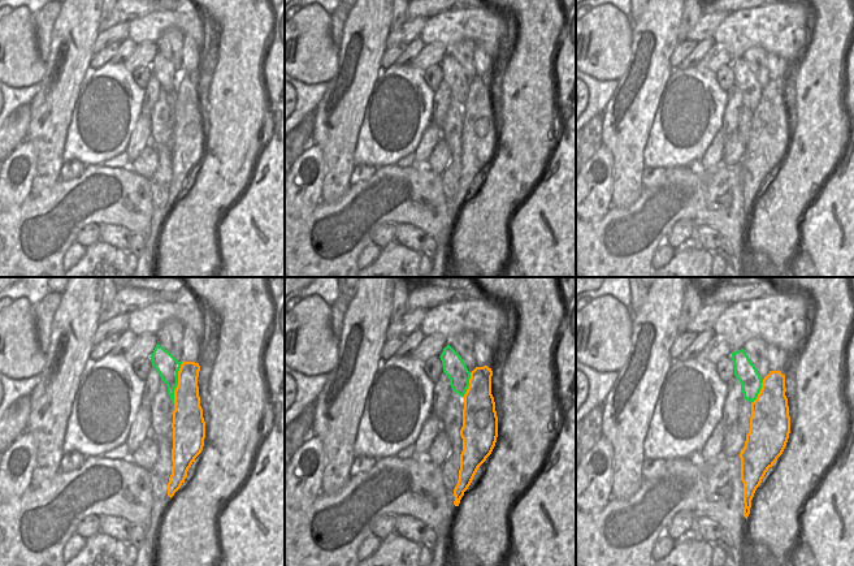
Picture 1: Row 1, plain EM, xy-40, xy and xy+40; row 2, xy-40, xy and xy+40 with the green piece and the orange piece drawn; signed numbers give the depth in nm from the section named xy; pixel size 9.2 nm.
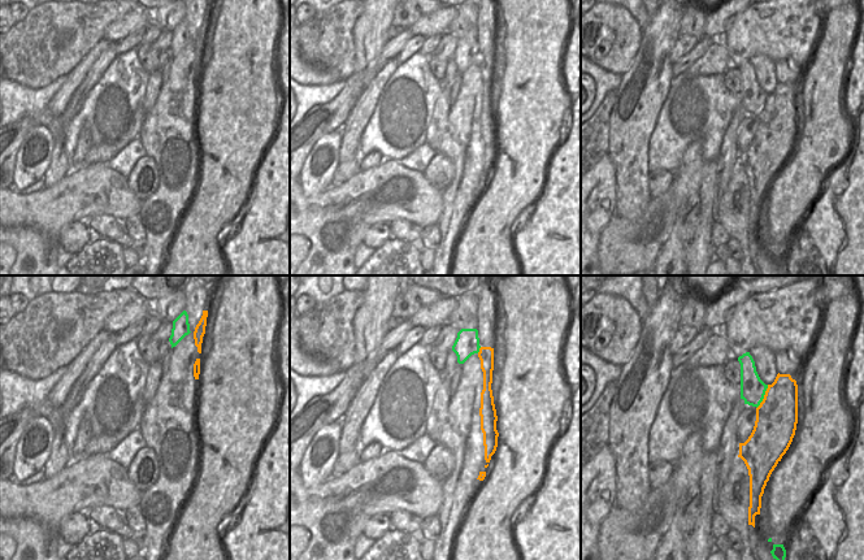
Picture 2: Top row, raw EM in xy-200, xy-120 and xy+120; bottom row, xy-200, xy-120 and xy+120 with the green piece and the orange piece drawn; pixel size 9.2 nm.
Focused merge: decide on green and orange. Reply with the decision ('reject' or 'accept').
reject

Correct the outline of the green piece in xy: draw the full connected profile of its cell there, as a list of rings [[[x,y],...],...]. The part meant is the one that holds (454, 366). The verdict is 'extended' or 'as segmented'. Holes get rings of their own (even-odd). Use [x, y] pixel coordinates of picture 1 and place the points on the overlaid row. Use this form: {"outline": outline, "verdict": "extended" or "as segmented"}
{"outline": [[[450,345],[443,349],[439,358],[443,364],[443,372],[450,379],[452,390],[464,397],[471,379],[471,372],[468,371],[464,360]]], "verdict": "as segmented"}

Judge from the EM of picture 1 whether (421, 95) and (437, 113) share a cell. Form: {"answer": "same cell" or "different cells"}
{"answer": "different cells"}

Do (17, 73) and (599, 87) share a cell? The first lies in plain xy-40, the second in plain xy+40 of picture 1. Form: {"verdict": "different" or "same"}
{"verdict": "different"}

